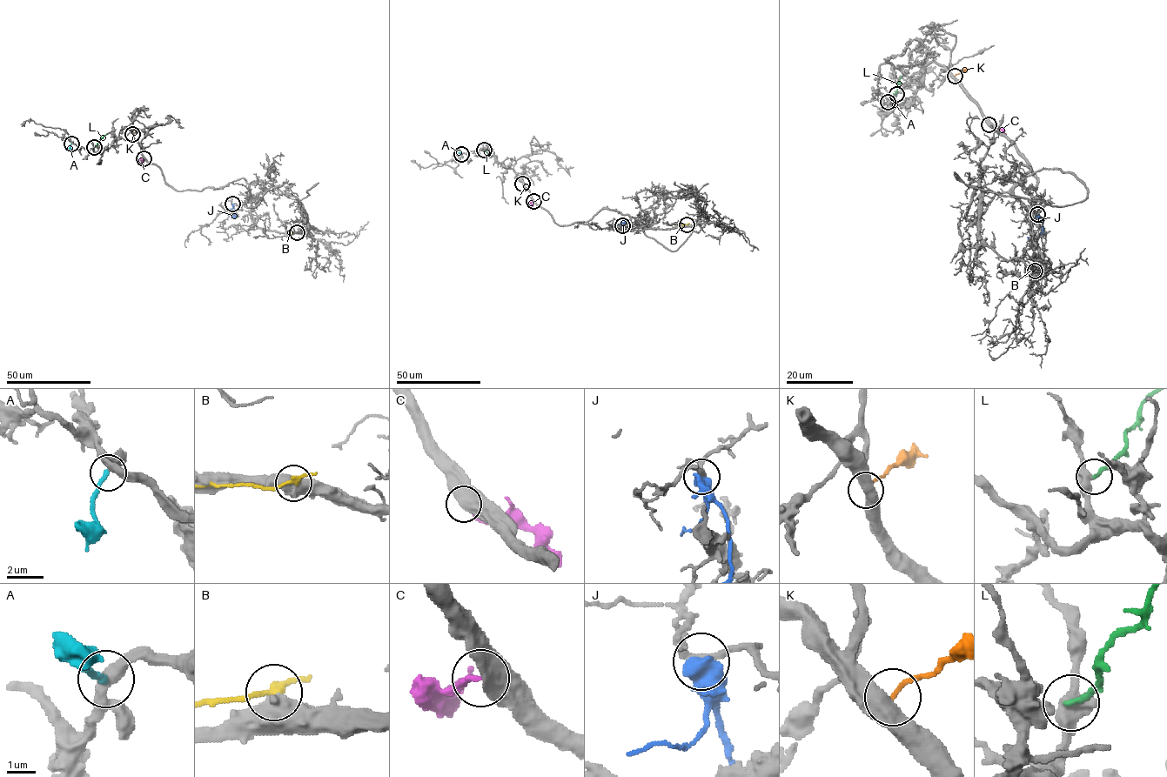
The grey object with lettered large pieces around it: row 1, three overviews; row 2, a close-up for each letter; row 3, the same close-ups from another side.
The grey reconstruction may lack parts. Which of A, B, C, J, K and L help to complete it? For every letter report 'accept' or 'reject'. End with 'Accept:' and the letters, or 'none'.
A: reject
B: reject
C: reject
J: reject
K: reject
L: reject
Accept: none

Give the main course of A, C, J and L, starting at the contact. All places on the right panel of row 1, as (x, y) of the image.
A: (896, 94), (893, 109)
C: (989, 125), (997, 127), (1006, 137)
J: (1036, 213), (1042, 222), (1042, 231), (1033, 239), (1027, 237)
L: (888, 102), (899, 86), (902, 75)

